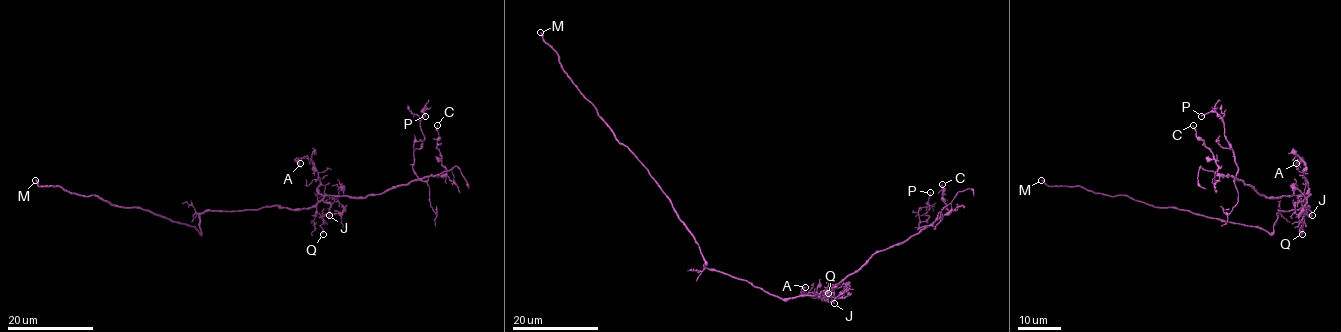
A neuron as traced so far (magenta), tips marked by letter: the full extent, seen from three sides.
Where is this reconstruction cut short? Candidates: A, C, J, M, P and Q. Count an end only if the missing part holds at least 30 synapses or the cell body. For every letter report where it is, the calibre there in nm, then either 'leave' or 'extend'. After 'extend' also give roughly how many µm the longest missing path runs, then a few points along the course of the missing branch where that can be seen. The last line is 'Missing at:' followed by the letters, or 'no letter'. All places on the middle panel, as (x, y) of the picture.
A: place (805, 287); calibre 160 nm; leave
C: place (942, 184); calibre 90 nm; leave
J: place (834, 303); calibre 120 nm; leave
M: place (540, 32); calibre 240 nm; extend; missing 20 µm
P: place (930, 192); calibre 110 nm; leave
Q: place (828, 293); calibre 240 nm; leave
Missing at: M

